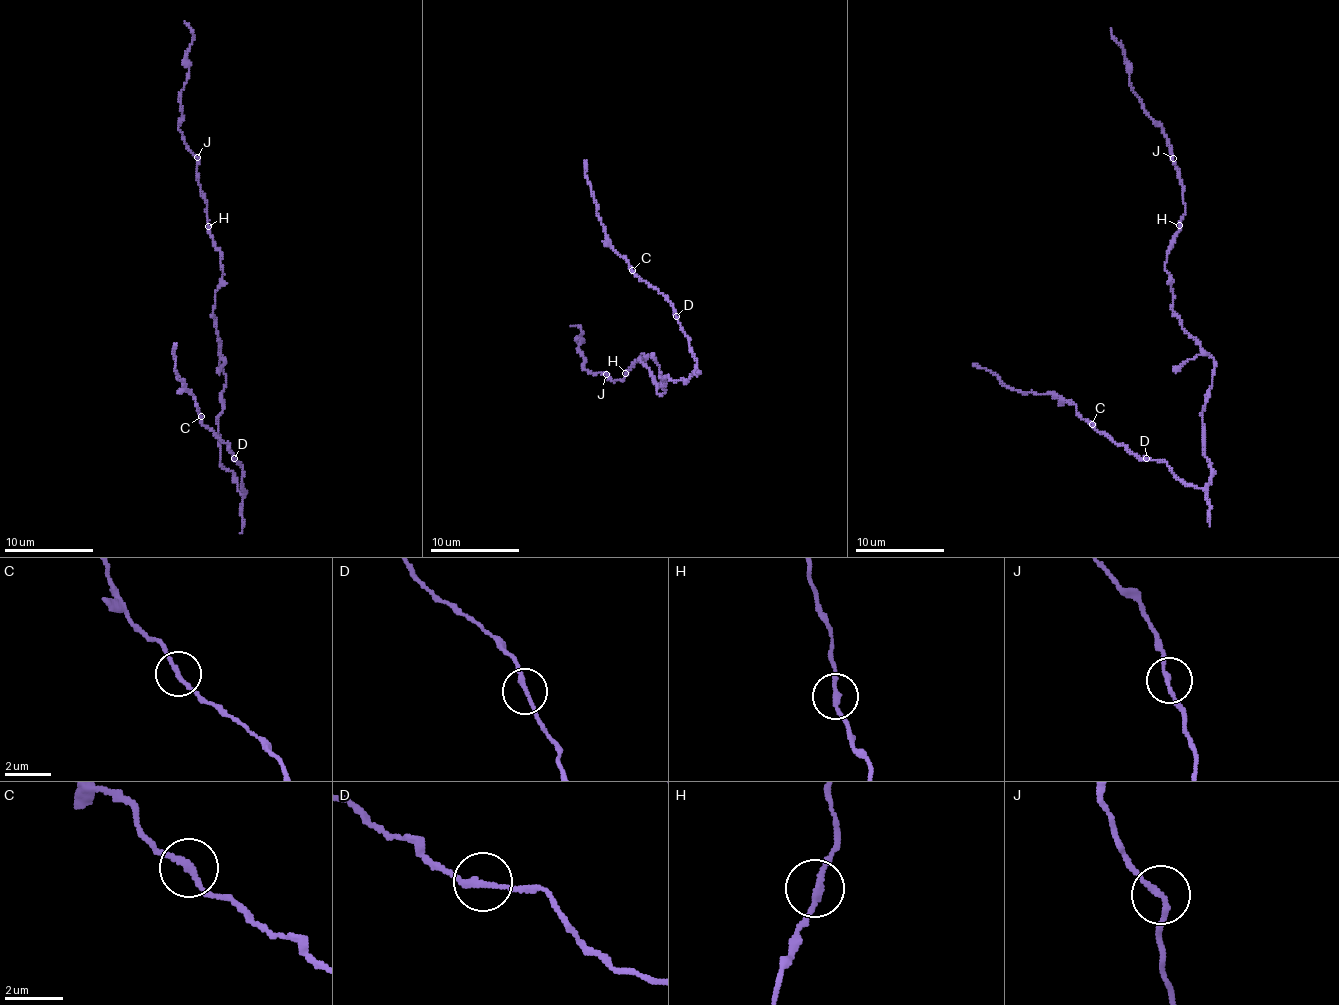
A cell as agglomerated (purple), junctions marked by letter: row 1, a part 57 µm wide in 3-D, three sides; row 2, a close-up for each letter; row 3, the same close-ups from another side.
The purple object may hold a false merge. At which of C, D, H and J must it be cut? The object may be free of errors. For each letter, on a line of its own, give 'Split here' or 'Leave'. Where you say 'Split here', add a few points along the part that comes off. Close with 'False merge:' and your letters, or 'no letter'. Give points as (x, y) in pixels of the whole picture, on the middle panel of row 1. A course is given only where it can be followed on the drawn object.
C: Leave
D: Leave
H: Leave
J: Leave
False merge: no letter

